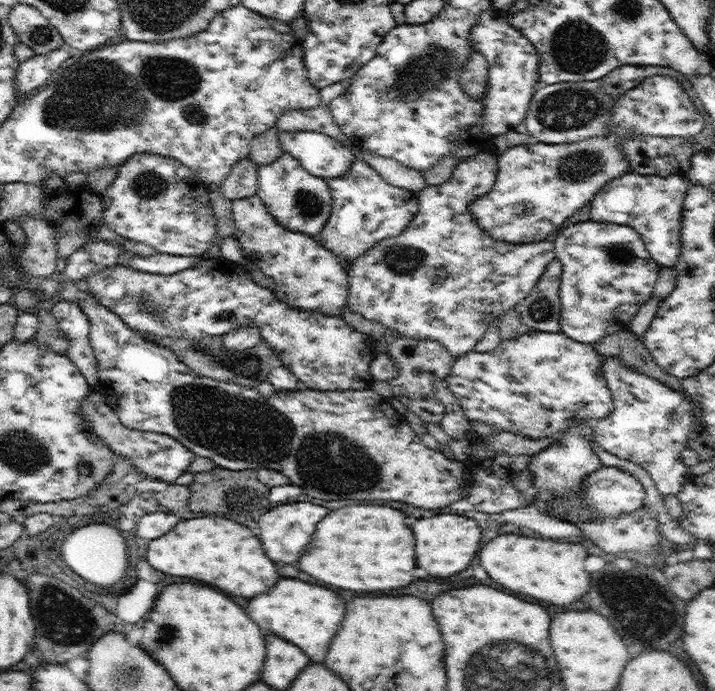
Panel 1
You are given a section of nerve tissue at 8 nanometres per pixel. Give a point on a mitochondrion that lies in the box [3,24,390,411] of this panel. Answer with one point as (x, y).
(97, 96)

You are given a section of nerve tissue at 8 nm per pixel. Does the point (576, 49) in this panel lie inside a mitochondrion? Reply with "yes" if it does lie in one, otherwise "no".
yes

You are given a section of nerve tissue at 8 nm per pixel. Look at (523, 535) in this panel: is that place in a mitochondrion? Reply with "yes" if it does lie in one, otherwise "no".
no

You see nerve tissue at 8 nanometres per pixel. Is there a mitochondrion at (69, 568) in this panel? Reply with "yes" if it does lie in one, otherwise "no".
no

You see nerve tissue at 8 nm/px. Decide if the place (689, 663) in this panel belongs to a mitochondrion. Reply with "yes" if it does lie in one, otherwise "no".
no

